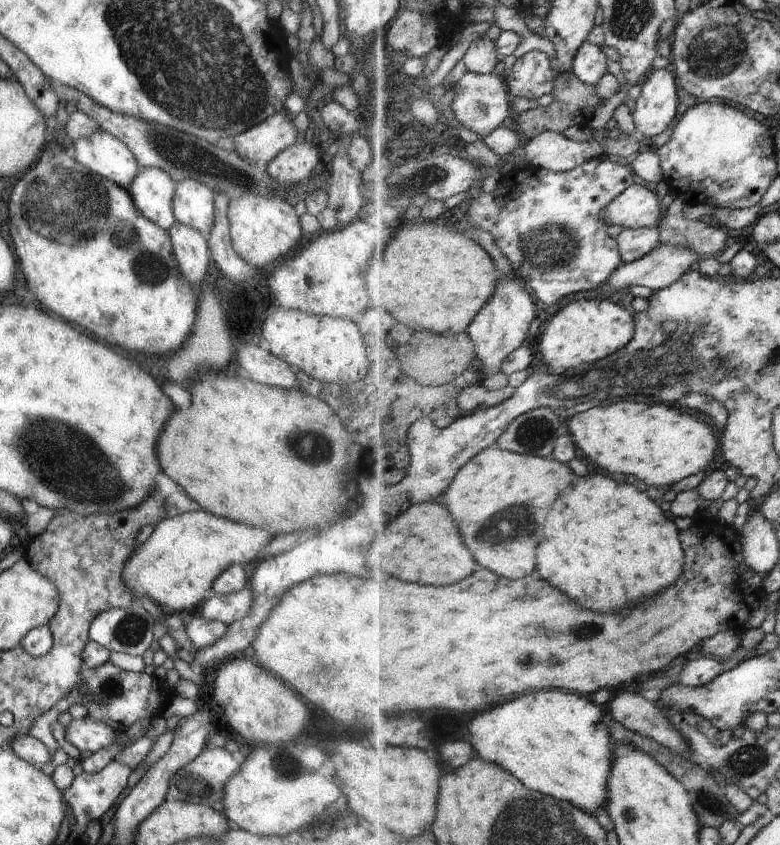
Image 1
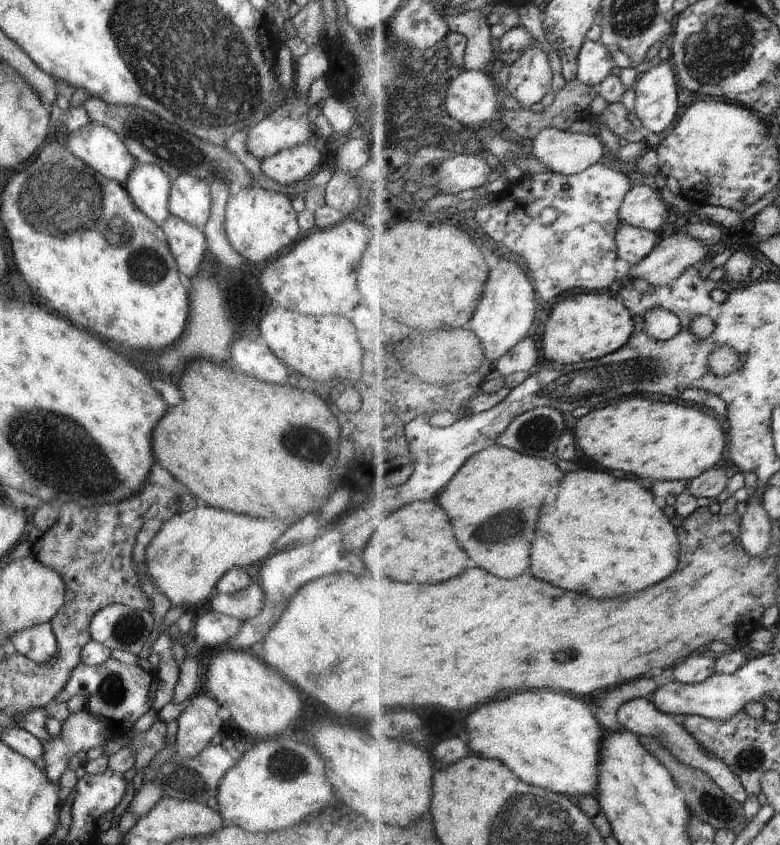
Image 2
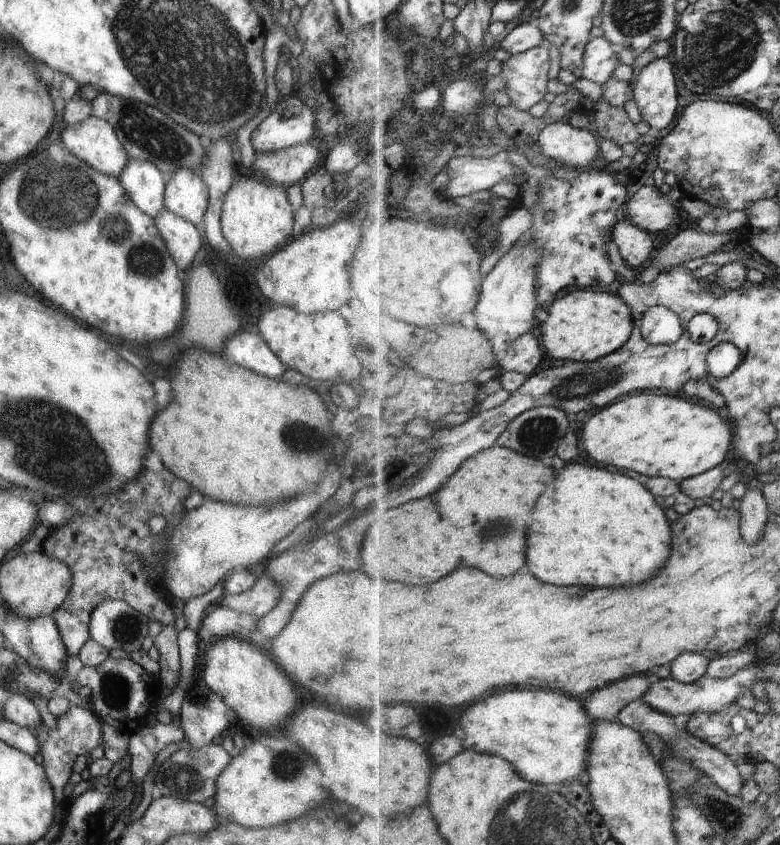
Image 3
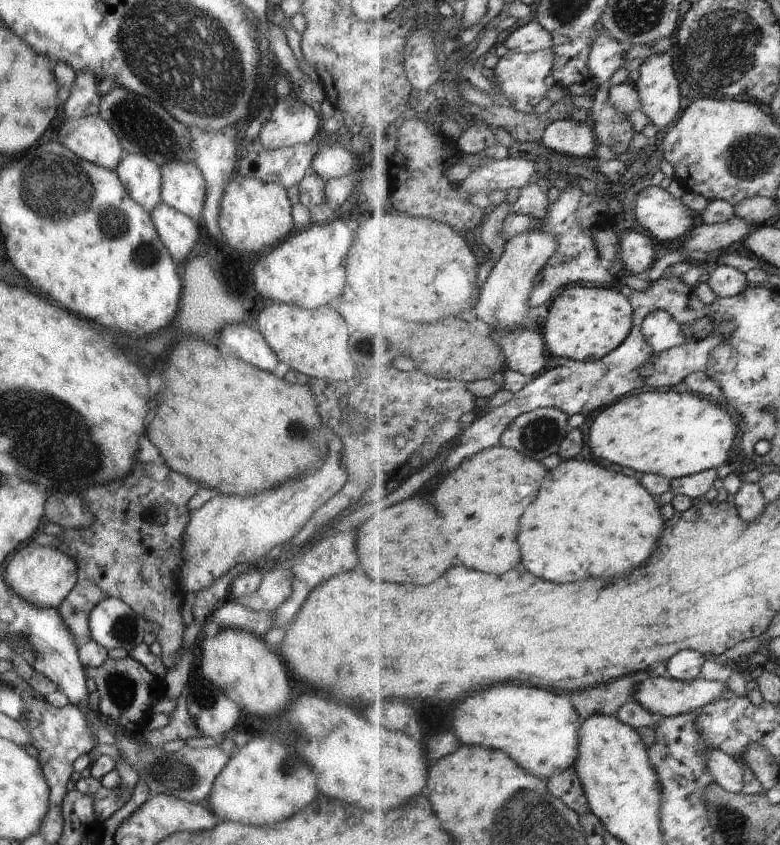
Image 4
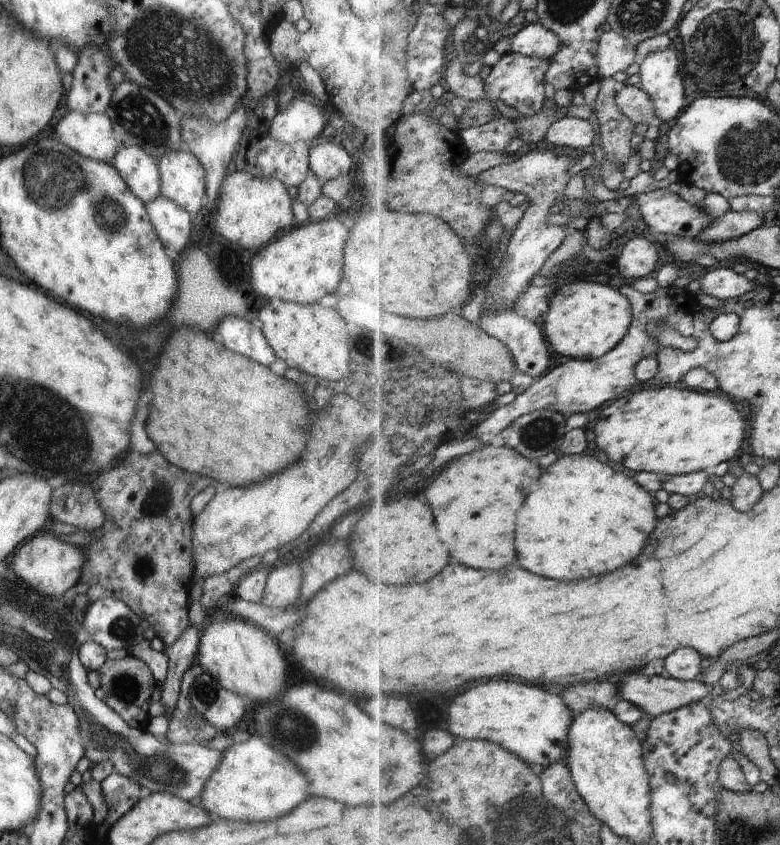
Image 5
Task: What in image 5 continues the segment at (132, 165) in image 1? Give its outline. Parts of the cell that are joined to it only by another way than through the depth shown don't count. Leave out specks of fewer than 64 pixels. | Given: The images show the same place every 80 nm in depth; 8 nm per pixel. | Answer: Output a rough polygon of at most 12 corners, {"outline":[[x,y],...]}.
{"outline":[[67,112],[56,136],[106,162],[120,143],[102,113]]}

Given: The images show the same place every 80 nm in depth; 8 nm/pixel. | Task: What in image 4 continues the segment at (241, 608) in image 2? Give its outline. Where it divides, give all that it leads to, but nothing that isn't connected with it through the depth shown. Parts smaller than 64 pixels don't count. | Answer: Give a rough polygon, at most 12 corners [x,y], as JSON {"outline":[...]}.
{"outline":[[274,568],[254,594],[230,597],[272,613],[292,594],[290,568]]}

